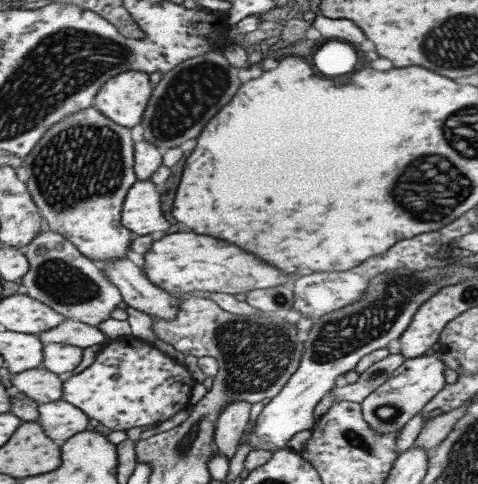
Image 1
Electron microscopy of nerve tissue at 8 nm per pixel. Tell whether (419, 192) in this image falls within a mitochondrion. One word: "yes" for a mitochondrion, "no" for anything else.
yes

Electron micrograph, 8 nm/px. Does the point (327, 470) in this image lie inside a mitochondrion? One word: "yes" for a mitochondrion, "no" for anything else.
no

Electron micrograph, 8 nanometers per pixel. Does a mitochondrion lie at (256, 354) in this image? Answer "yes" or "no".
yes

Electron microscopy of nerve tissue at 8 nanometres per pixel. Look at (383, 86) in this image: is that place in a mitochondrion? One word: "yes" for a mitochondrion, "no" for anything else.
no

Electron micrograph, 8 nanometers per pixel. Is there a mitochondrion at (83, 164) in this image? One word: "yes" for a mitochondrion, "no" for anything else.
yes

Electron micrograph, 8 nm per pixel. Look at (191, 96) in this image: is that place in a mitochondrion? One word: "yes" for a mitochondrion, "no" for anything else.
yes

